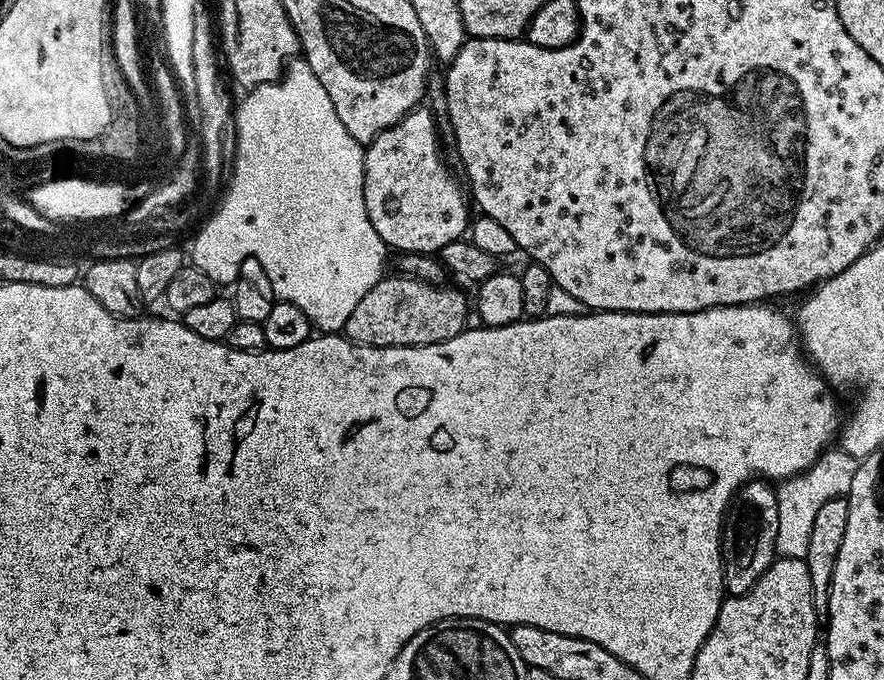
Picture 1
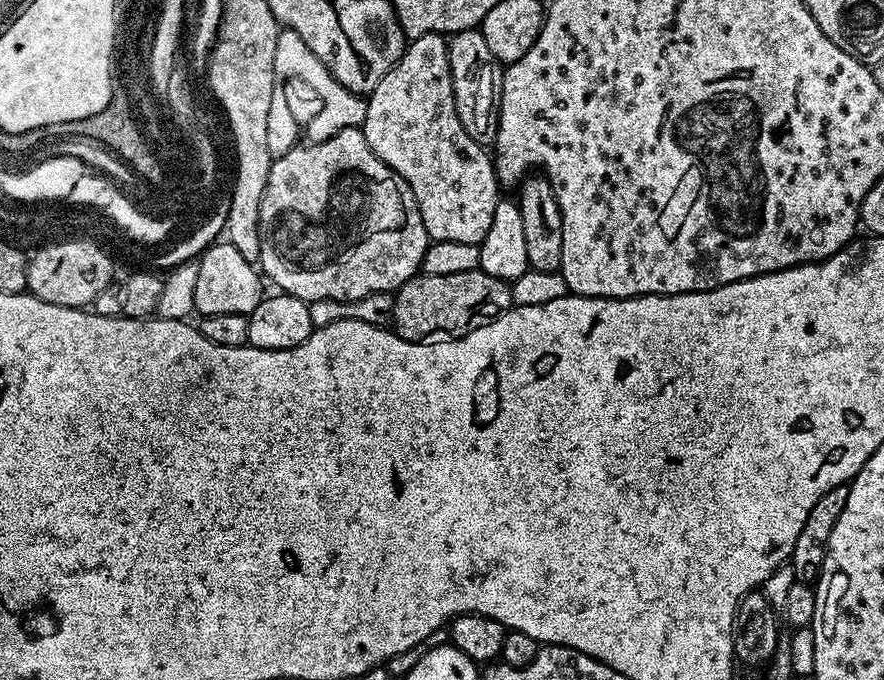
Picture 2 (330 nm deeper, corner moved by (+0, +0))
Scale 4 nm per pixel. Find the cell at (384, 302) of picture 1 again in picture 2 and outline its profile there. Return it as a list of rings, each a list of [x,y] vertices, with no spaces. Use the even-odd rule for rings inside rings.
[[[479,268],[462,274],[426,276],[417,274],[397,288],[392,301],[391,327],[396,335],[415,344],[434,340],[451,340],[464,336],[478,326],[488,324],[513,307],[512,285]]]

